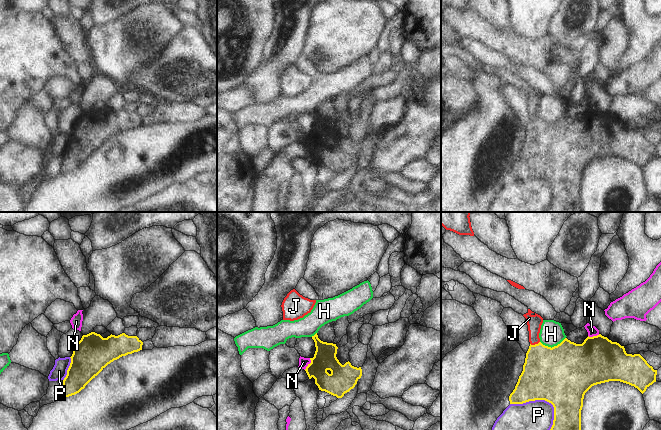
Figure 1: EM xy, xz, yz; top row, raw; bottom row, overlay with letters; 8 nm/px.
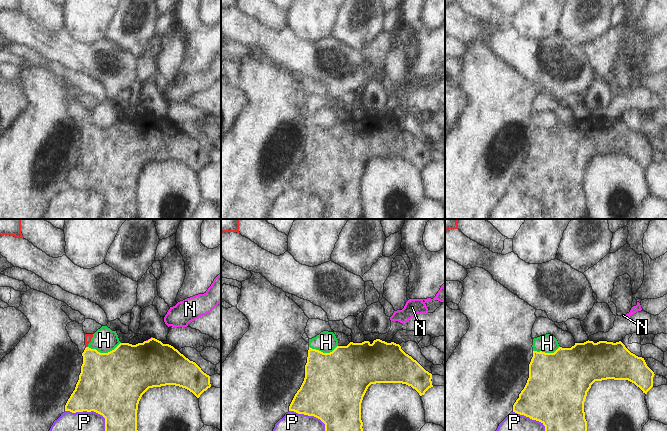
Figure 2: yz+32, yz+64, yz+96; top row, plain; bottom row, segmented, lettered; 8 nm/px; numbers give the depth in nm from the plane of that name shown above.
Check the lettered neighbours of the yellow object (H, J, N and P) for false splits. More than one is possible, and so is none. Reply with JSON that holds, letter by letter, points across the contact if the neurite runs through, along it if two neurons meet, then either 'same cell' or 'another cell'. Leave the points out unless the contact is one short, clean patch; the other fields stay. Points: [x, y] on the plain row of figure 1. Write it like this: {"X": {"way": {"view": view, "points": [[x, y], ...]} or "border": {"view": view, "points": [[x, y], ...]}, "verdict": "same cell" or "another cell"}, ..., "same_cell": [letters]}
{"H": {"verdict": "another cell"}, "J": {"verdict": "another cell"}, "N": {"border": {"view": "xz", "points": [[310, 134], [310, 139], [304, 145]]}, "verdict": "another cell"}, "P": {"verdict": "another cell"}, "same_cell": []}

